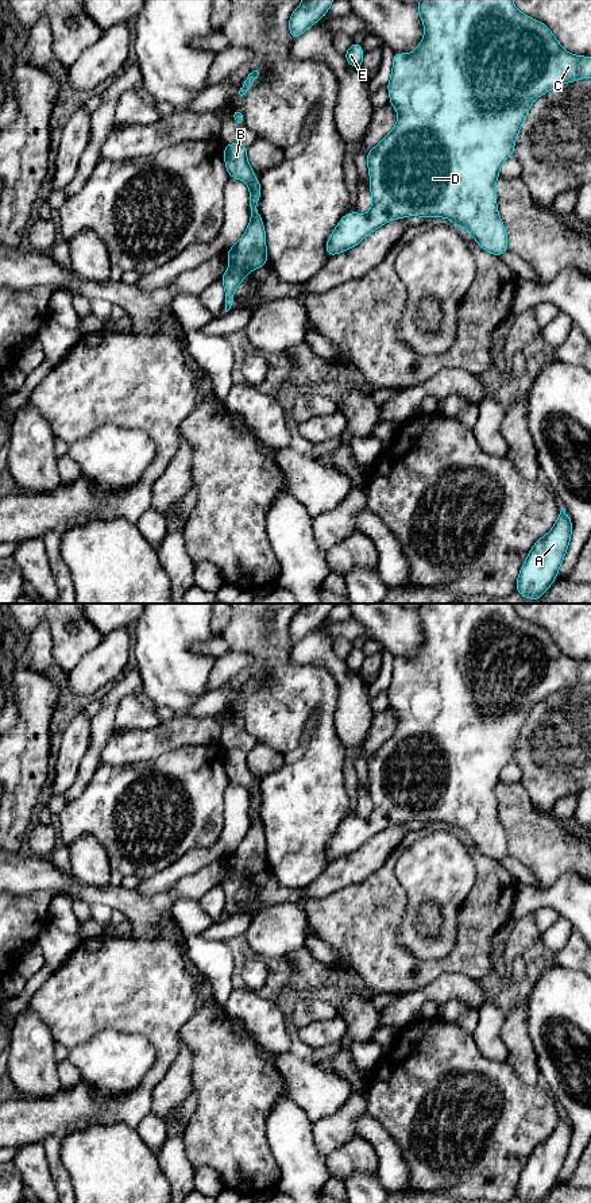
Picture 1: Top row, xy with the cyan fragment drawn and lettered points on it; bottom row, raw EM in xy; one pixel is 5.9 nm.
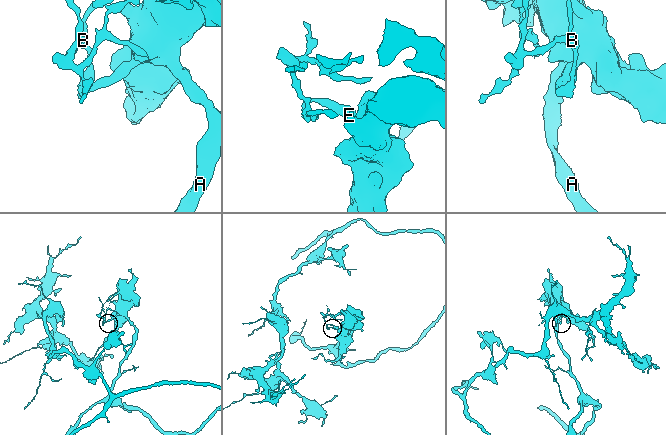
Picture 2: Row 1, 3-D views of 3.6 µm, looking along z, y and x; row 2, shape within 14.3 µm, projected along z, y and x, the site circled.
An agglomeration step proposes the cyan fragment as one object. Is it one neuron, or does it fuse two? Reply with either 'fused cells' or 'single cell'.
single cell

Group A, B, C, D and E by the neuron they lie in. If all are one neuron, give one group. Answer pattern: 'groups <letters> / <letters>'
groups A B C D E

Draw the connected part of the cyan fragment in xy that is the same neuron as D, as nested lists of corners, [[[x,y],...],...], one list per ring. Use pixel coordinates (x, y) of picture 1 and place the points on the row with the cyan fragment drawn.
[[[420,0],[416,7],[418,8],[420,18],[424,22],[424,39],[413,53],[394,54],[391,77],[387,82],[390,104],[397,109],[398,120],[391,132],[367,153],[370,192],[372,196],[371,209],[366,215],[351,212],[340,219],[325,246],[325,252],[331,257],[358,246],[368,234],[378,230],[387,221],[413,215],[422,219],[434,216],[449,219],[456,227],[467,230],[483,250],[501,257],[509,250],[509,247],[506,228],[498,215],[495,184],[499,177],[502,163],[511,154],[515,154],[514,143],[517,140],[518,131],[528,116],[530,105],[552,88],[591,77],[591,57],[575,55],[565,51],[544,23],[519,12],[513,0]]]

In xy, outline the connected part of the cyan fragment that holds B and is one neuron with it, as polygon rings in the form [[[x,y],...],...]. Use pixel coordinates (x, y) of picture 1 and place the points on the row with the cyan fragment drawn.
[[[231,143],[224,147],[225,167],[232,178],[244,181],[250,188],[250,224],[237,240],[227,250],[229,266],[221,277],[225,289],[225,312],[233,304],[233,293],[246,275],[255,269],[267,265],[266,232],[260,215],[256,211],[256,203],[260,200],[260,181],[255,178],[247,159],[248,147],[242,143]]]

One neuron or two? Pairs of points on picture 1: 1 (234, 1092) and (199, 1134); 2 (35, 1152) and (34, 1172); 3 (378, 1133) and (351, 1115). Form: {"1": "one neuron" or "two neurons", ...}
{"1": "one neuron", "2": "one neuron", "3": "two neurons"}

